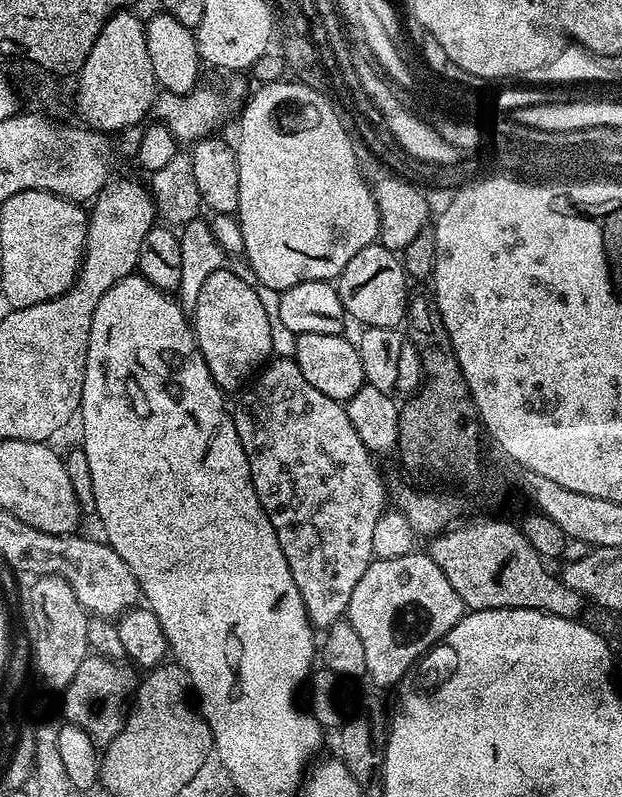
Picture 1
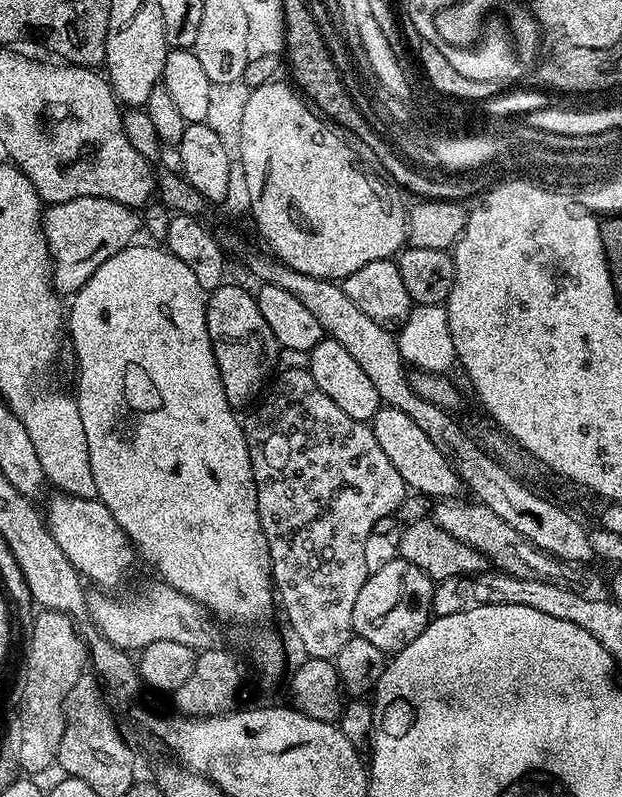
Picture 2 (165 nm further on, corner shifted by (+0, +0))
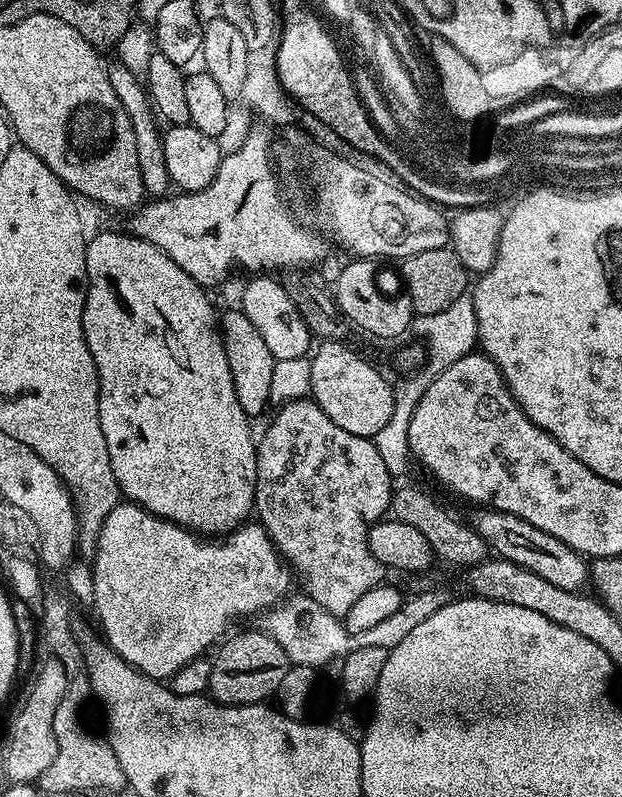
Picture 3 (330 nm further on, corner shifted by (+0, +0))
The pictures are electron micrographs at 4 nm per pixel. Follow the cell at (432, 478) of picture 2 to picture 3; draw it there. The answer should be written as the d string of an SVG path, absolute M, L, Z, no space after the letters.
M483 506L477 507L473 512L476 513L473 514L472 520L470 519L471 527L476 529L476 533L487 542L489 549L499 559L514 562L526 570L534 570L538 578L546 578L546 582L559 586L562 590L579 592L584 588L583 584L589 583L589 563L580 553L566 546L566 542L546 534L546 530L538 530L538 526L530 526L530 522L514 514Z

